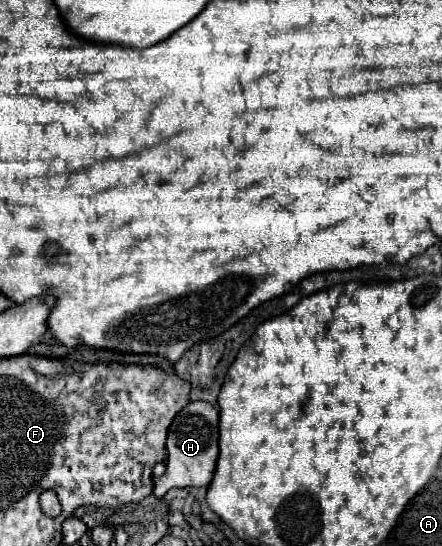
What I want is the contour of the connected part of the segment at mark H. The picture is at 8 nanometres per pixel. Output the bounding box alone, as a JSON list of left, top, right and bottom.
[154,402,218,498]

